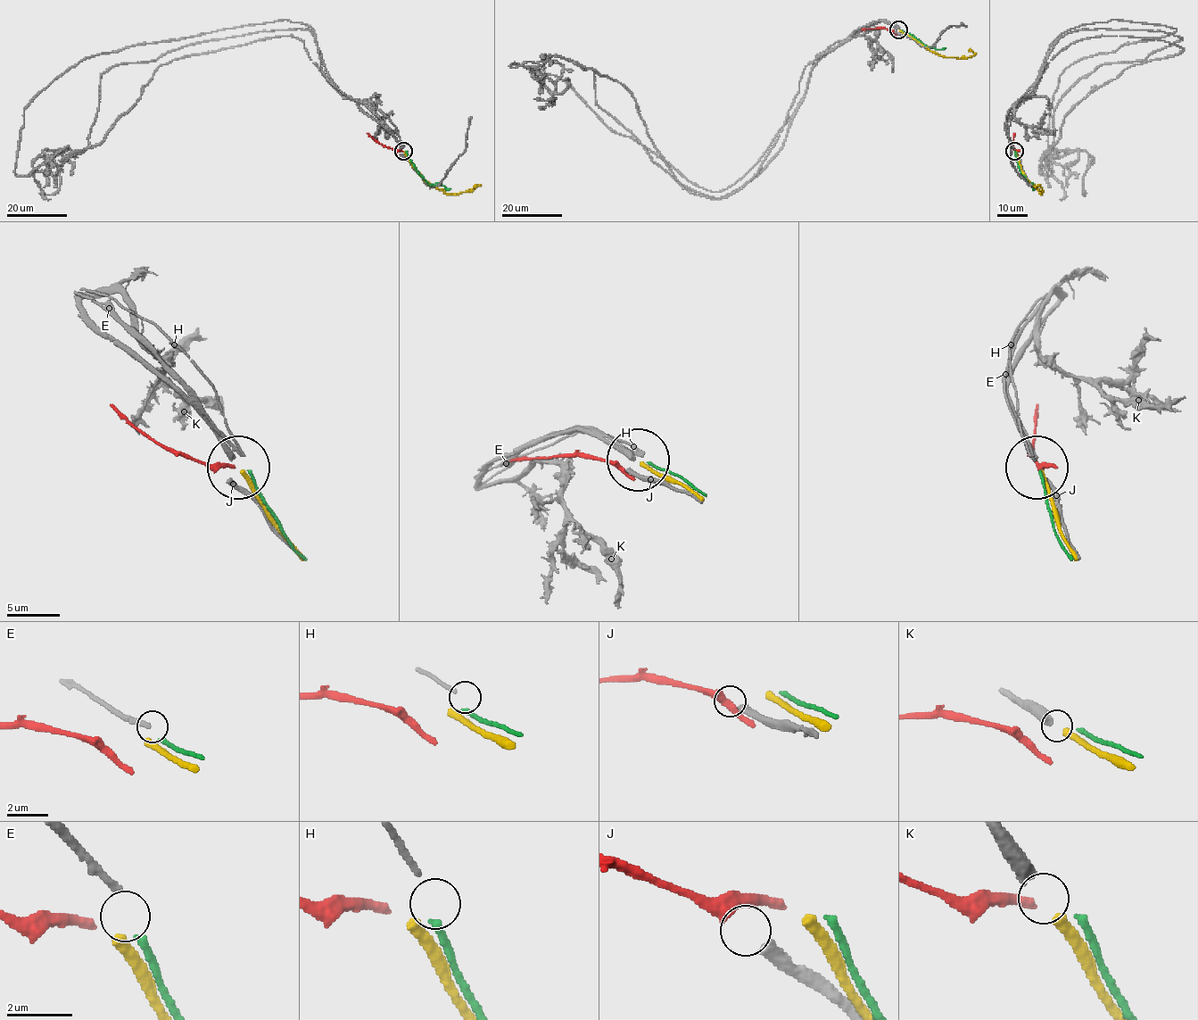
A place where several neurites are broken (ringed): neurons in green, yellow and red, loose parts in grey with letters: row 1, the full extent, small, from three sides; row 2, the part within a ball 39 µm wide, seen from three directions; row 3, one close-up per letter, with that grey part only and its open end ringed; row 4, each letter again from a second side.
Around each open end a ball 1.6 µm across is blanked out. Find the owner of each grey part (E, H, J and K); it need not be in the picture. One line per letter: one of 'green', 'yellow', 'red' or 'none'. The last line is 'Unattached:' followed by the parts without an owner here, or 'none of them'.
E: green
H: none
J: red
K: yellow
Unattached: H

